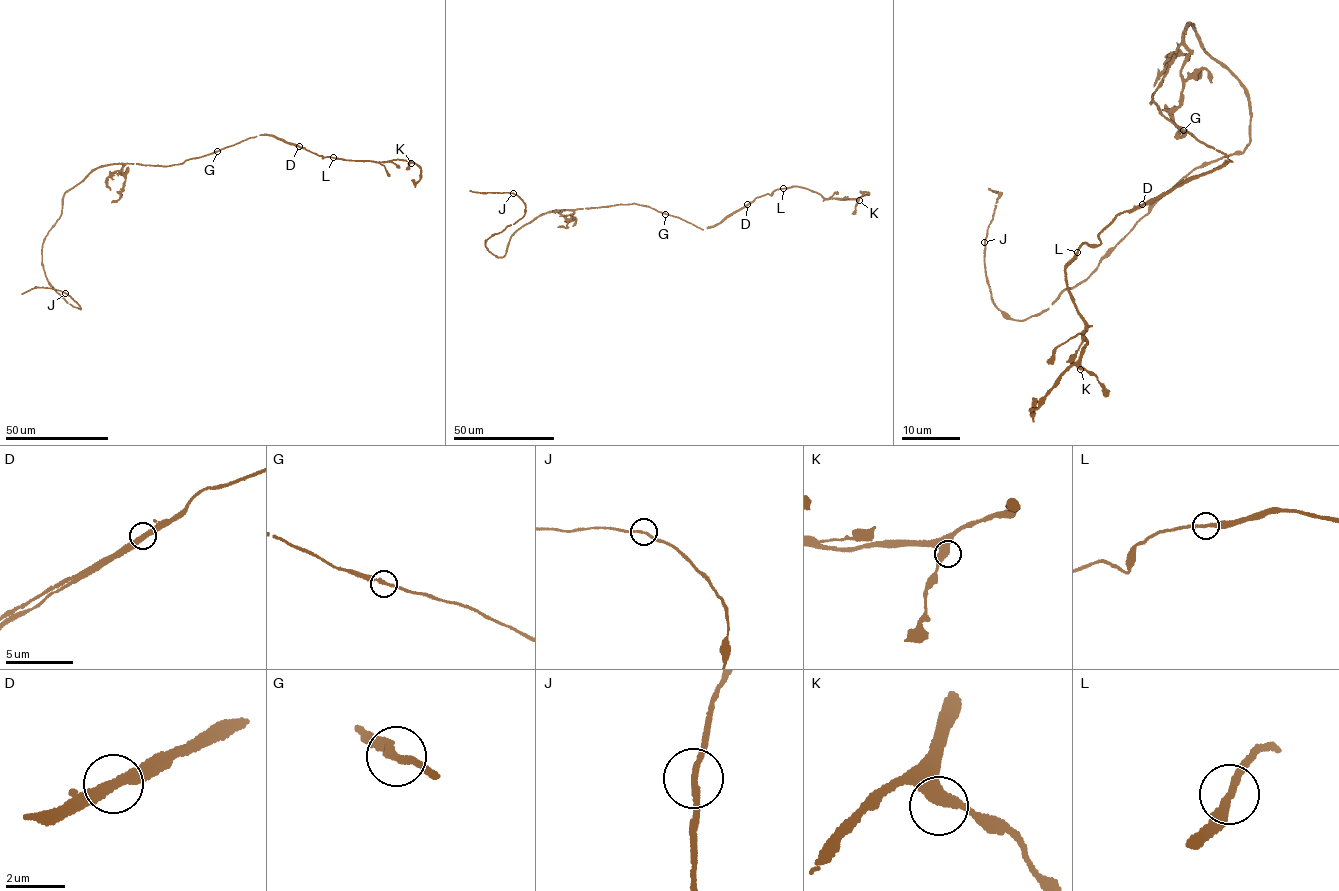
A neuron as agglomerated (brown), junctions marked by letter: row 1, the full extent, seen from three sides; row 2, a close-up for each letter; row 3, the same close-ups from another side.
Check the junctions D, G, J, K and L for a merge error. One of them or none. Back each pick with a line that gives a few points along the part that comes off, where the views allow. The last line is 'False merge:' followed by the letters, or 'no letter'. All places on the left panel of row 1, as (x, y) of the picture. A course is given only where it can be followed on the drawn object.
D: Course of the part to remove: (298, 146), (272, 135), (260, 135)
False merge: D

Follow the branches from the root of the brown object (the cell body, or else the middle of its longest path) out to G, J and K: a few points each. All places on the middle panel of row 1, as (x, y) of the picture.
G: (598, 207), (634, 203), (665, 214)
J: (598, 207), (540, 215), (515, 231), (505, 256), (498, 257), (485, 241), (524, 215), (525, 203), (513, 193)
K: (598, 207), (647, 205), (703, 229), (779, 188), (802, 187), (825, 198), (859, 200)

